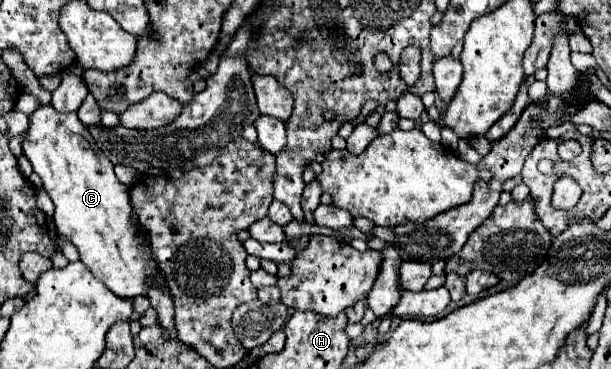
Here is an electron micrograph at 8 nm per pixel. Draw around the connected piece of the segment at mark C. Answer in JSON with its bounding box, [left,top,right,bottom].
[23,105,157,297]

